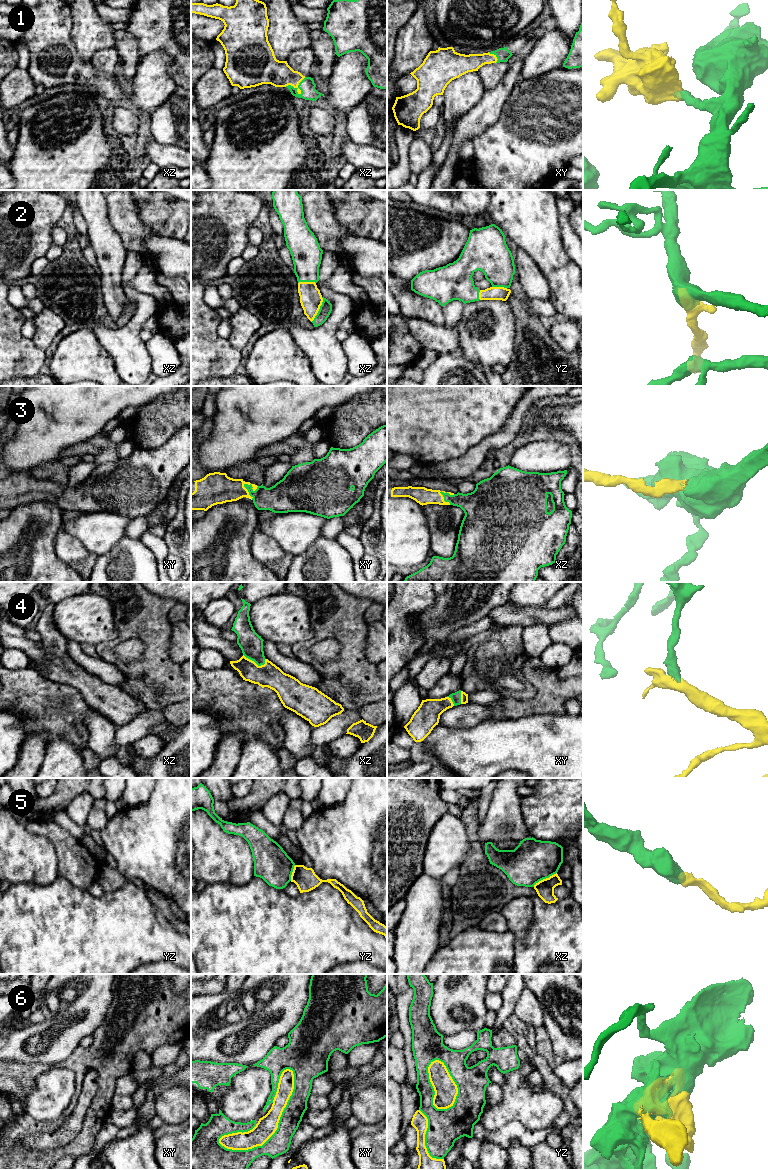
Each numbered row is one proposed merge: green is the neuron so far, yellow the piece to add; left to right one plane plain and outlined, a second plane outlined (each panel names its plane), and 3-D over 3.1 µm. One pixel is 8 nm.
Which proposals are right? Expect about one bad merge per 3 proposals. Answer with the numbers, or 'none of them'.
1, 2, 3, 4, 6

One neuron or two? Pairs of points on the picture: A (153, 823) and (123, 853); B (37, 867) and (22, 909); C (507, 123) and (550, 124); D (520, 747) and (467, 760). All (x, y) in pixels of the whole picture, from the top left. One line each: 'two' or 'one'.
A: one
B: two
C: one
D: one

